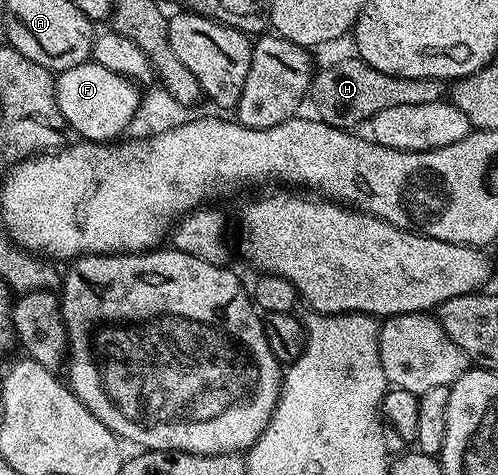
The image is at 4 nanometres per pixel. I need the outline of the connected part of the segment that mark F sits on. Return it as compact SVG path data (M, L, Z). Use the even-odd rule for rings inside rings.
M92 60L60 71L55 81L59 112L63 112L70 131L87 142L108 144L120 139L128 131L143 95L137 82Z

